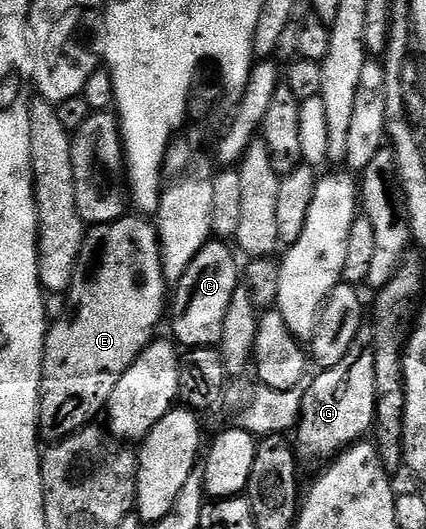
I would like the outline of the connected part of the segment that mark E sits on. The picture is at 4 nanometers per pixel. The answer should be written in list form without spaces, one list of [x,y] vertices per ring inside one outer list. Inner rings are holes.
[[[124,217],[112,223],[101,223],[92,226],[83,236],[83,248],[79,254],[79,266],[75,269],[75,281],[71,284],[67,303],[67,312],[59,320],[52,322],[47,328],[47,338],[43,340],[43,376],[39,382],[39,433],[44,440],[58,441],[77,433],[83,427],[90,427],[96,422],[95,419],[104,414],[109,397],[113,389],[117,389],[117,381],[125,377],[125,373],[137,361],[137,357],[156,338],[155,330],[159,327],[159,322],[164,322],[165,312],[169,307],[169,284],[163,276],[163,262],[159,252],[159,232],[156,224],[147,217],[135,217],[131,219]]]

